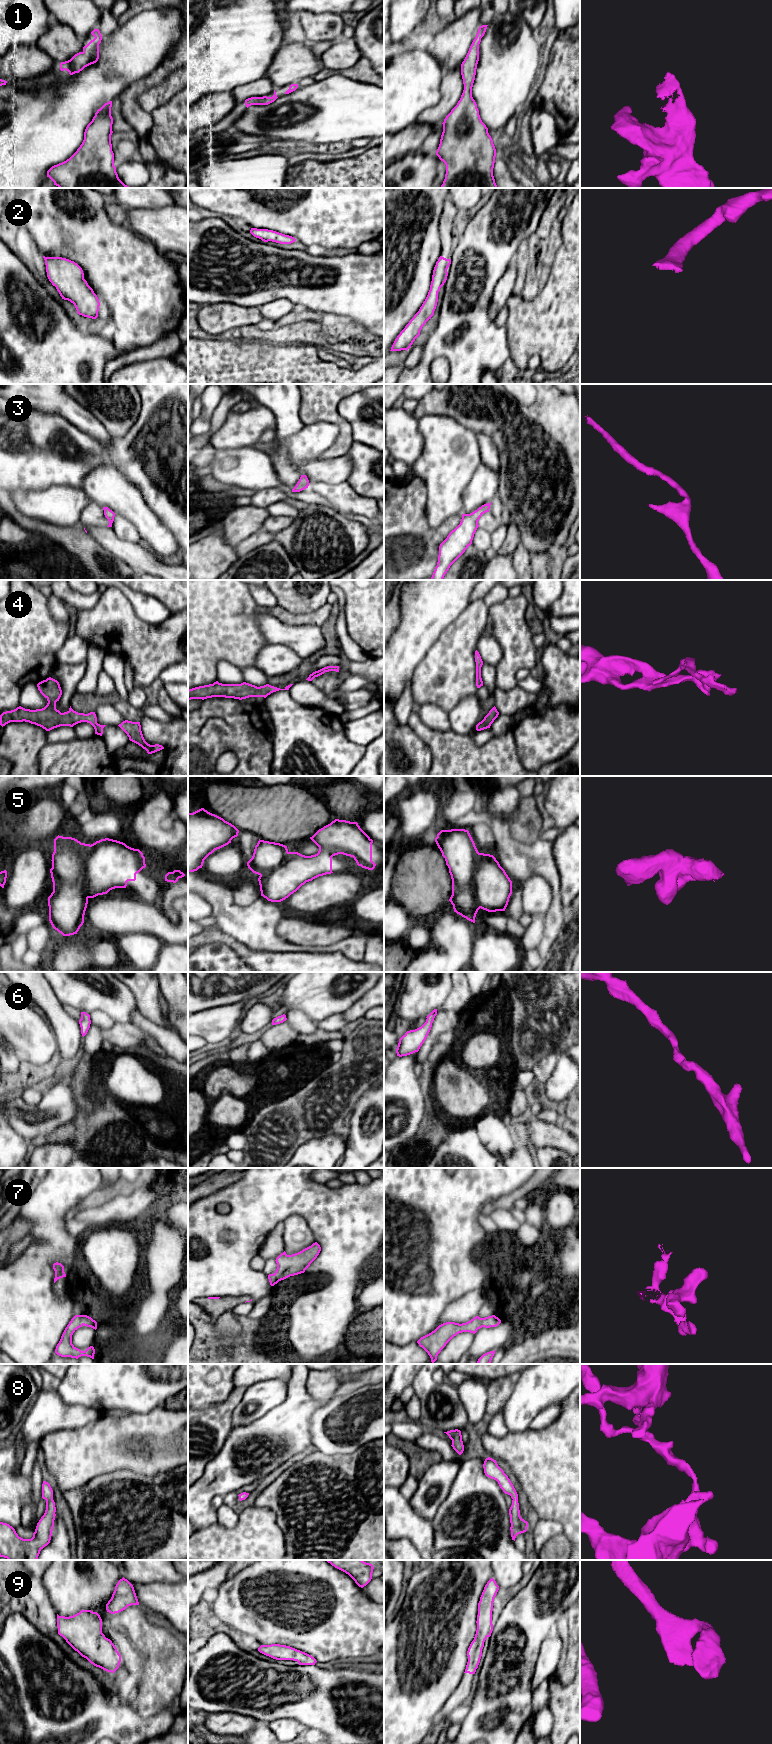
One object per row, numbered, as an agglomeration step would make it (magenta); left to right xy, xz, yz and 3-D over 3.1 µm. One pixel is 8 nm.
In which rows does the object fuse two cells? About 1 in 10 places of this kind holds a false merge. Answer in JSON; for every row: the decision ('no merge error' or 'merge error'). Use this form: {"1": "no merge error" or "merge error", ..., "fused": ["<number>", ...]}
{"1": "no merge error", "2": "no merge error", "3": "no merge error", "4": "no merge error", "5": "no merge error", "6": "no merge error", "7": "no merge error", "8": "no merge error", "9": "no merge error", "fused": []}

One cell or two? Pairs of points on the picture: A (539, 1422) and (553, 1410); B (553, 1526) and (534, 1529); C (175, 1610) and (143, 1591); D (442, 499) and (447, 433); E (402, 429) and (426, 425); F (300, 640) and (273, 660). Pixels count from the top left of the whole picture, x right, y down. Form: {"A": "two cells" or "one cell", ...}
{"A": "one cell", "B": "one cell", "C": "one cell", "D": "one cell", "E": "two cells", "F": "two cells"}

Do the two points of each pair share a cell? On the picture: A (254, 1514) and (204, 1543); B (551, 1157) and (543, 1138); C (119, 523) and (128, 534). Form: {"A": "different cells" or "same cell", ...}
{"A": "same cell", "B": "same cell", "C": "same cell"}

